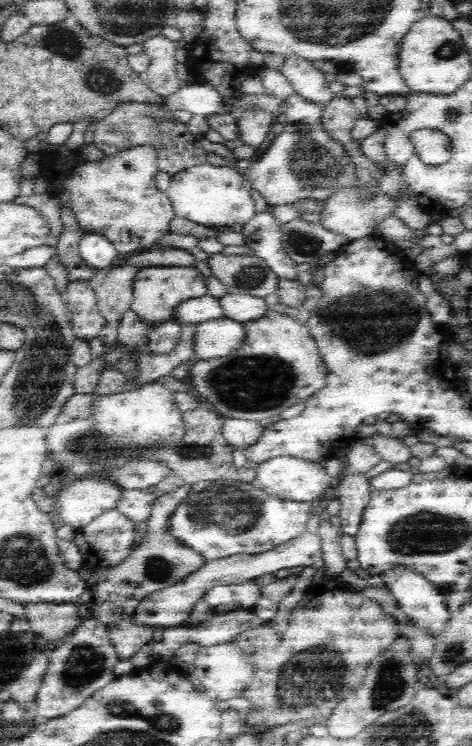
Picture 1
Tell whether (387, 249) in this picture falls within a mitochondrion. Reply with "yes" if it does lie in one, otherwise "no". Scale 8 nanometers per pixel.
no

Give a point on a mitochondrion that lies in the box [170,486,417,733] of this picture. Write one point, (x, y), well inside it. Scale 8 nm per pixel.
(303, 679)

